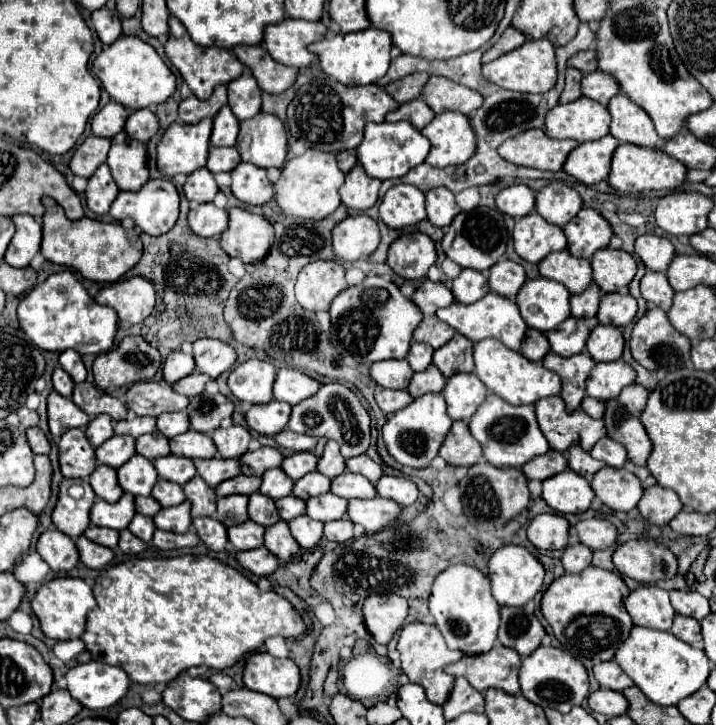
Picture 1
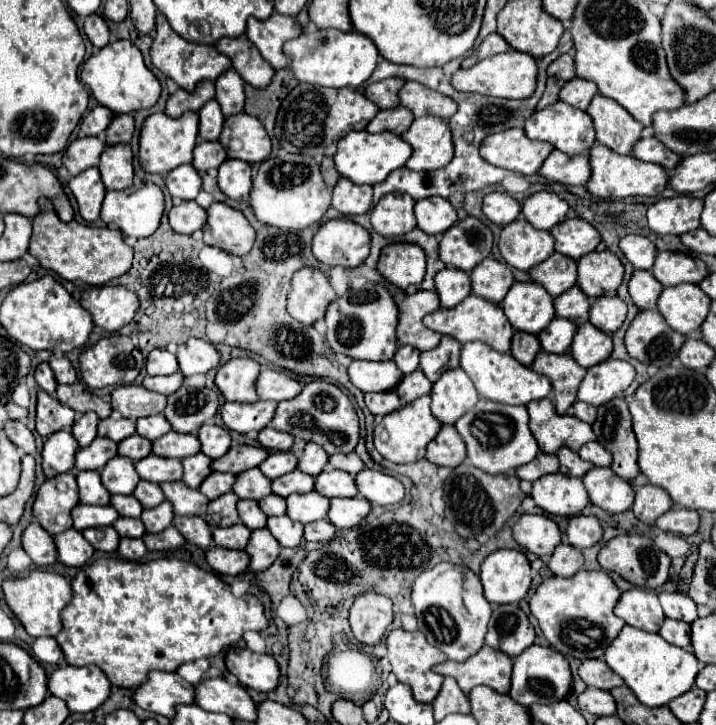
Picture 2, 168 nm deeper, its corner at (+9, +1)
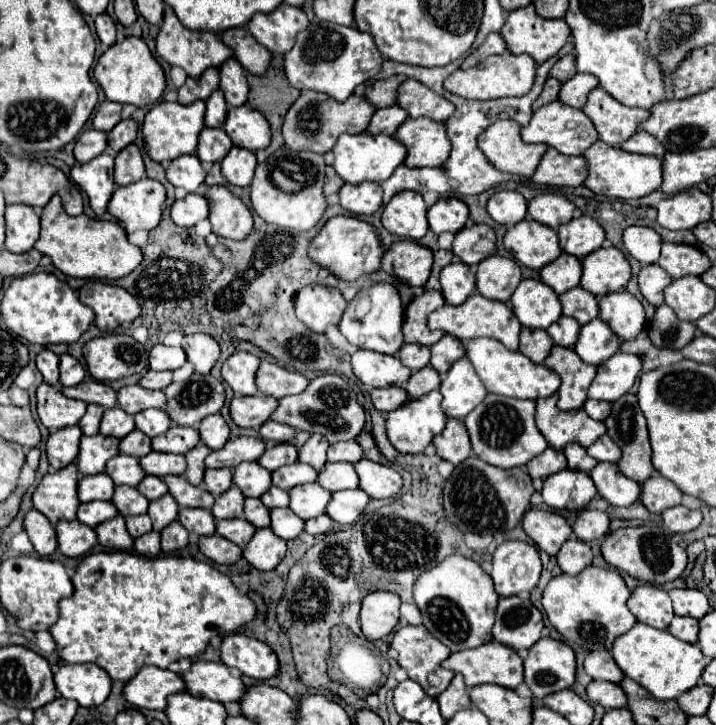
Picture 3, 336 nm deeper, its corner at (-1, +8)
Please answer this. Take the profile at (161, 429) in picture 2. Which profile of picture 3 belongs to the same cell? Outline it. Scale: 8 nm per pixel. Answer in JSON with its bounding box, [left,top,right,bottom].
[134,409,172,439]

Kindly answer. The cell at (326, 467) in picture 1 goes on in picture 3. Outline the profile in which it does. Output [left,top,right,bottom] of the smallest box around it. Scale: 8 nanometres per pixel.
[298,435,328,469]

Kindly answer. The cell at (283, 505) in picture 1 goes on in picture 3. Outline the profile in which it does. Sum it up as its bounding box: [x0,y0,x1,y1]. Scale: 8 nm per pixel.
[260,487,288,509]

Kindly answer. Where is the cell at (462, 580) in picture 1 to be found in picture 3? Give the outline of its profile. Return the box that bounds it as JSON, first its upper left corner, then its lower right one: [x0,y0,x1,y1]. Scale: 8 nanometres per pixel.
[414,555,498,653]

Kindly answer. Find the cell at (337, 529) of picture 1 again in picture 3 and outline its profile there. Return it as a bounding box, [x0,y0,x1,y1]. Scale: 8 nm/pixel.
[304,515,332,535]

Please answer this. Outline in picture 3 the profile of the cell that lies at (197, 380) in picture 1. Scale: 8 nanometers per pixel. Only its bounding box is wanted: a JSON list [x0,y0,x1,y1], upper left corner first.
[138,371,172,389]

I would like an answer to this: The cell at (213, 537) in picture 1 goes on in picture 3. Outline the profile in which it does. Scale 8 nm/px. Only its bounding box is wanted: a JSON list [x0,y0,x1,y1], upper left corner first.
[178,509,216,535]

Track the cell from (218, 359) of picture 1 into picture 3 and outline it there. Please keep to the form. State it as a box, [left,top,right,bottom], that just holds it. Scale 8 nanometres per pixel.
[182,333,220,373]

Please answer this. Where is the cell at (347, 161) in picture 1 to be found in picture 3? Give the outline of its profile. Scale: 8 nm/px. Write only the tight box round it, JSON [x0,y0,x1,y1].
[324,167,344,195]

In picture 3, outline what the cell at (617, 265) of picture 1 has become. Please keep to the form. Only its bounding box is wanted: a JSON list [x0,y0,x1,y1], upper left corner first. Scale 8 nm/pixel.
[580,247,630,297]

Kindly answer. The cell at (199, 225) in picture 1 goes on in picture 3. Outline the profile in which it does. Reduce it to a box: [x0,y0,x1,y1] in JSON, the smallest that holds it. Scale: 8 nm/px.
[170,193,208,227]

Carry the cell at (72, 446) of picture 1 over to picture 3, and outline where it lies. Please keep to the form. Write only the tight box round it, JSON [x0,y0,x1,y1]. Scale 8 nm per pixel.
[46,425,82,469]

